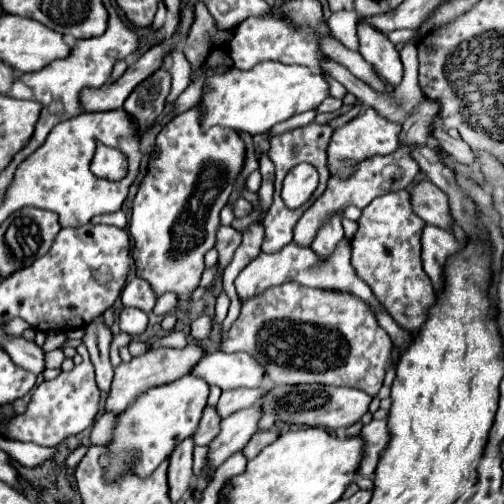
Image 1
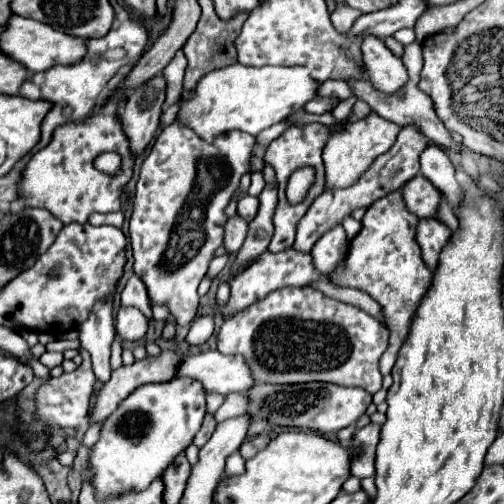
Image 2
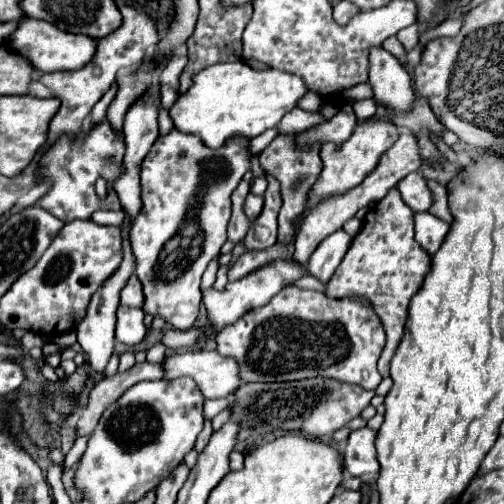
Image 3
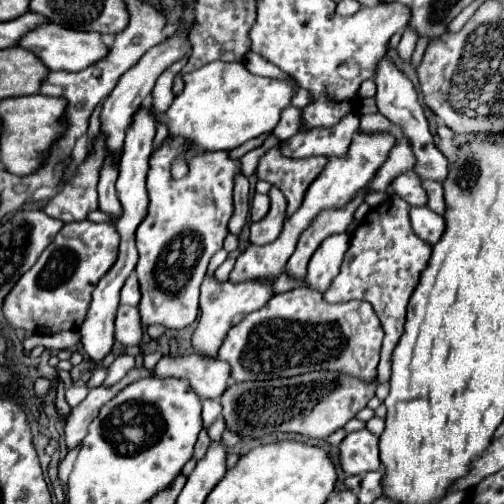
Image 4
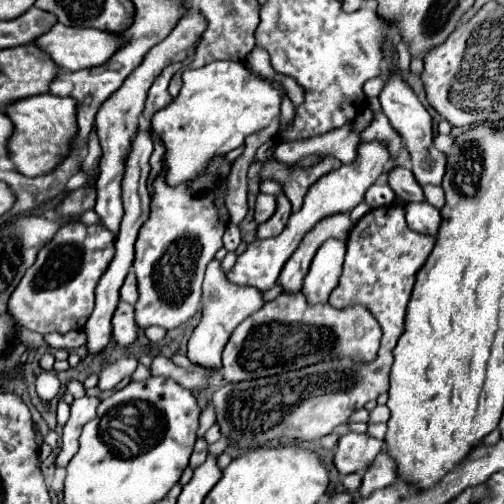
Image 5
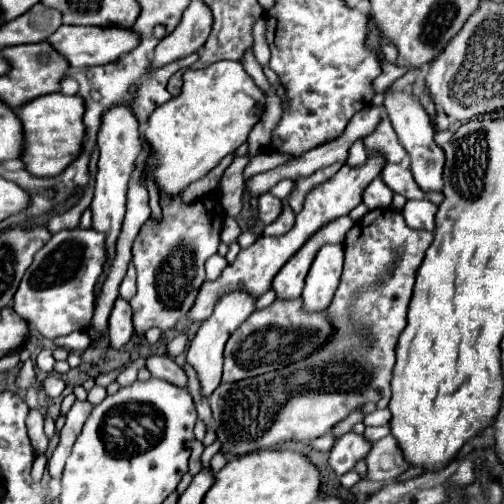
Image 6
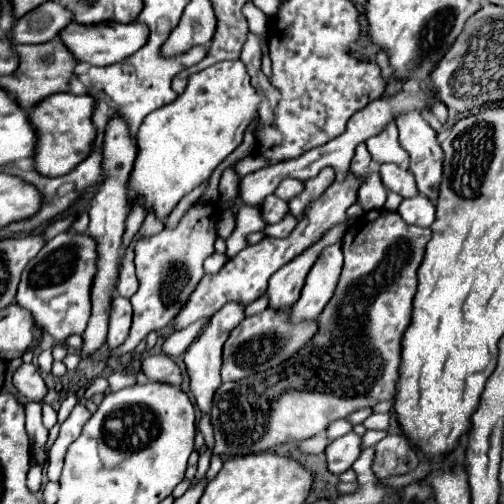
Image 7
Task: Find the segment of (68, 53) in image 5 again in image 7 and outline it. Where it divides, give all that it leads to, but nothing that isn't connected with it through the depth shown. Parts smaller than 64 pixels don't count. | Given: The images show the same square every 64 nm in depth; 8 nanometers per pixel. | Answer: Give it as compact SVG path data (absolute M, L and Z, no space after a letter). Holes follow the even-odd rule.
M110 22L110 24L92 24L92 26L68 24L58 34L58 38L64 40L64 44L68 44L68 50L72 50L72 56L76 56L76 62L86 62L92 66L108 66L108 64L122 62L124 58L140 50L146 44L148 28L138 22L132 22L132 24Z

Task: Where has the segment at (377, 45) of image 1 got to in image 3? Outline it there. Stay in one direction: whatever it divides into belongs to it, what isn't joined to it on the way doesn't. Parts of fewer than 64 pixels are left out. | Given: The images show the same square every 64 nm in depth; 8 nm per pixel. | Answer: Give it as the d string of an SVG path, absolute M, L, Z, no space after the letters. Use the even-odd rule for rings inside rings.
M370 48L370 86L376 100L406 112L416 98L406 68L384 48Z

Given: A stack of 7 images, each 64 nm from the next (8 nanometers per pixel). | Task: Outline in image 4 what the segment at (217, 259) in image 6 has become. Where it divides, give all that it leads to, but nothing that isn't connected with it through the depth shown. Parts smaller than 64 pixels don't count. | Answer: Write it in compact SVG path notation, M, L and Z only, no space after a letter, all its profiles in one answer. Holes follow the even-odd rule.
M206 275L200 287L200 324L192 336L194 350L204 356L216 356L218 348L226 336L226 332L238 324L246 314L262 308L274 296L274 284L264 284L264 280L248 280L248 282L219 283L215 276Z

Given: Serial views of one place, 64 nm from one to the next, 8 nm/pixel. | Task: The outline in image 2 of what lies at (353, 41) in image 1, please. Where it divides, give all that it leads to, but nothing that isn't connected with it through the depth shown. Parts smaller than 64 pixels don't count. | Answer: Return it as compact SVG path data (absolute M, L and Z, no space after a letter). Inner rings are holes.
M340 6L340 8L336 8L336 10L332 12L330 20L332 20L334 28L336 28L340 34L348 34L350 28L352 28L352 24L354 24L354 20L356 20L358 16L360 16L360 12L356 12L354 8L350 8L350 6Z

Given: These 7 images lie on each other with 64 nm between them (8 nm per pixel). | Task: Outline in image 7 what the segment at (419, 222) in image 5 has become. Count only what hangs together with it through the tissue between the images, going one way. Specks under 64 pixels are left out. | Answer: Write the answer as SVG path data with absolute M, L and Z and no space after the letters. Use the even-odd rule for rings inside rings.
M414 196L400 204L398 214L412 226L428 228L434 222L434 210L436 206L426 196Z

